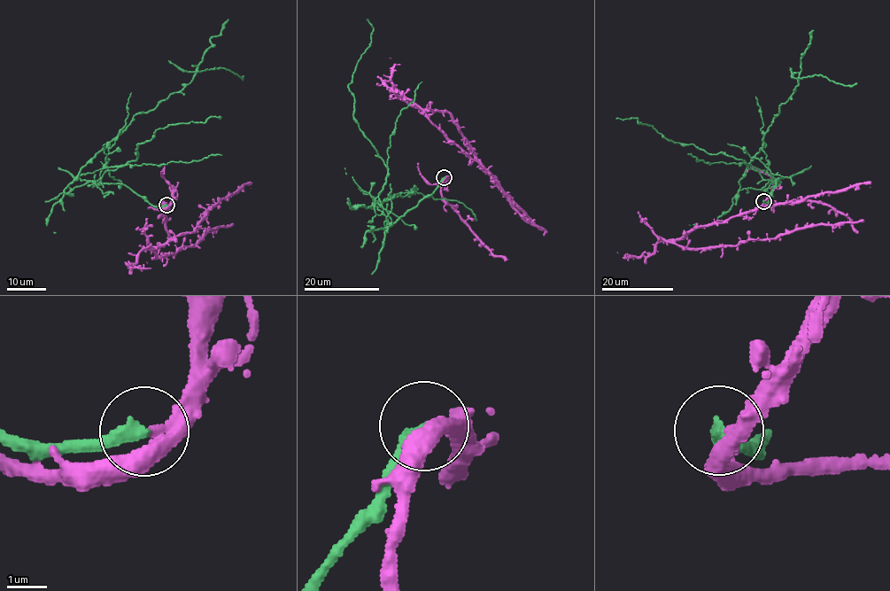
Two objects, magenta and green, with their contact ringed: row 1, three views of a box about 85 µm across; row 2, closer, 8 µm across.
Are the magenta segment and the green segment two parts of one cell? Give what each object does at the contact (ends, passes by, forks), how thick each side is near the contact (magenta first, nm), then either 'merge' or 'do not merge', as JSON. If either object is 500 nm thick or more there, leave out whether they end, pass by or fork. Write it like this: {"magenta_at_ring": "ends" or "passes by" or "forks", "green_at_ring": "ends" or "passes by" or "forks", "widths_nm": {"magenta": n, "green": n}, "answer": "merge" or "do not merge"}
{"magenta_at_ring": "passes by", "green_at_ring": "ends", "widths_nm": {"magenta": 340, "green": 320}, "answer": "do not merge"}

